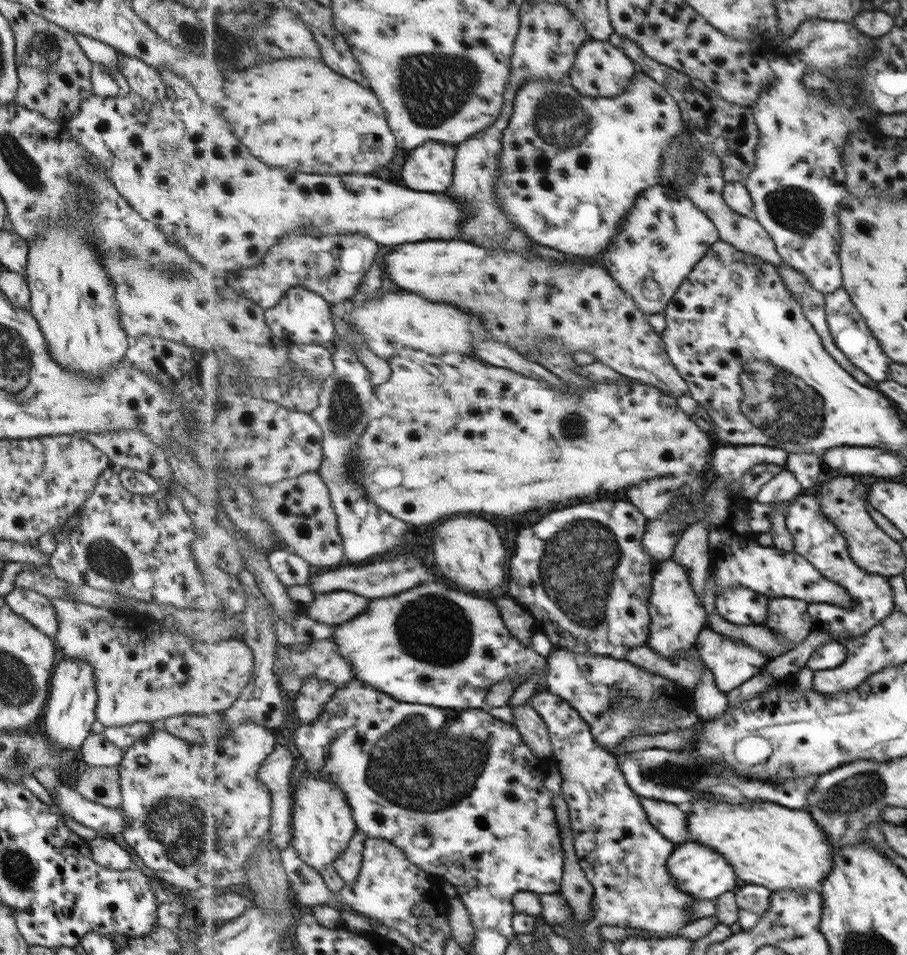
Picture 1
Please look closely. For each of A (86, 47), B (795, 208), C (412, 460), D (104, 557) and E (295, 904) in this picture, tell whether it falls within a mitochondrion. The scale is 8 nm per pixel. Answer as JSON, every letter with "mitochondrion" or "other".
{"A":"other","B":"mitochondrion","C":"other","D":"mitochondrion","E":"other"}

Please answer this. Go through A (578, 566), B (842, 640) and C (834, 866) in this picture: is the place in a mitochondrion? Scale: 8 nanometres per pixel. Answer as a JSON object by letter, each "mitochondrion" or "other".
{"A":"mitochondrion","B":"other","C":"other"}

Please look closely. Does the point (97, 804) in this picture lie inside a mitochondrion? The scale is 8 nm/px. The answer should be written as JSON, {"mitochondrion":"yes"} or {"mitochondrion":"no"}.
{"mitochondrion":"no"}

